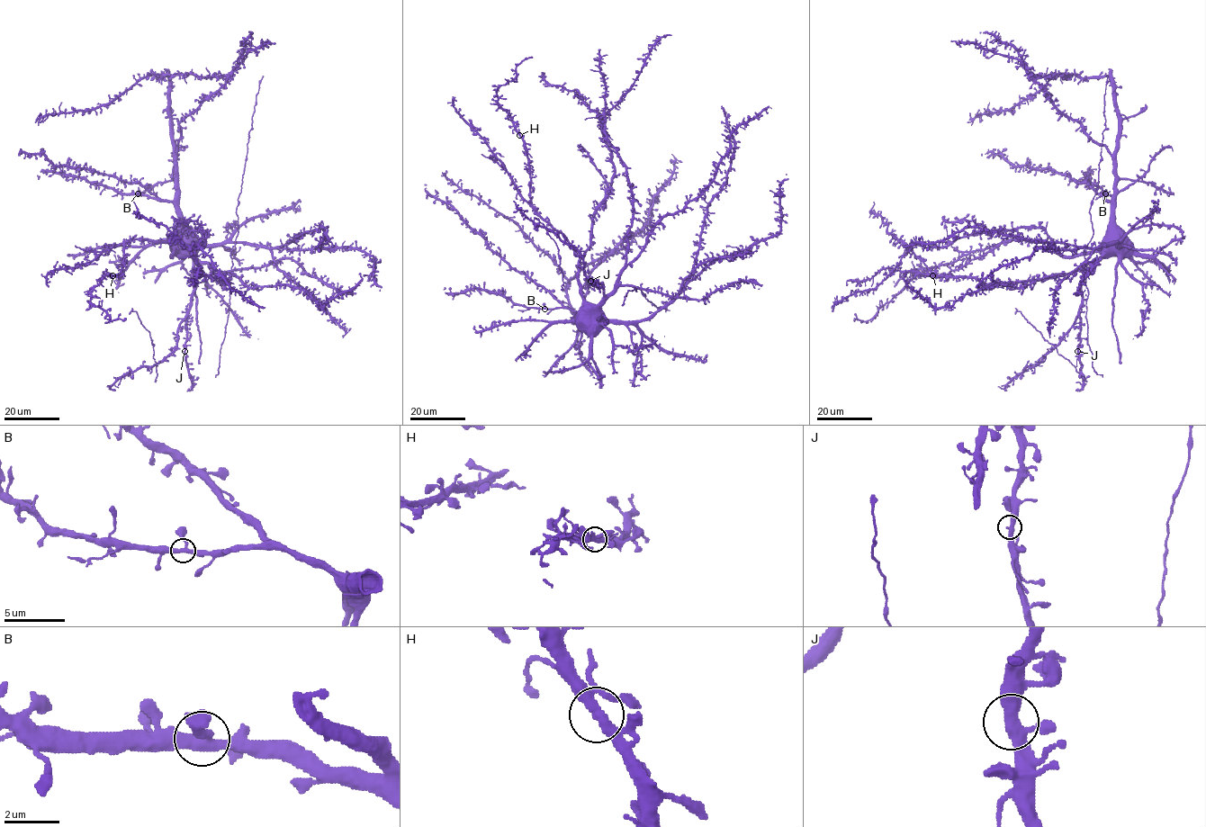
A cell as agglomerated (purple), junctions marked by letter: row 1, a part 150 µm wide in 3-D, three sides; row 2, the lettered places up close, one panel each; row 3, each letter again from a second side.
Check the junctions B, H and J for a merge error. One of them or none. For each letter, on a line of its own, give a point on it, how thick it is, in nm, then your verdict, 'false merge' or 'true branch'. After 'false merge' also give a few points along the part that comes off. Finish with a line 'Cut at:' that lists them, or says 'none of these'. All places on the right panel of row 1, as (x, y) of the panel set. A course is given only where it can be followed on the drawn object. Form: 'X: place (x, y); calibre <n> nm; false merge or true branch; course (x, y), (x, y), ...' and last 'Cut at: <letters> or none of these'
B: place (1105, 193); calibre 360 nm; true branch
H: place (932, 275); calibre 320 nm; true branch
J: place (1077, 351); calibre 340 nm; true branch
Cut at: none of these

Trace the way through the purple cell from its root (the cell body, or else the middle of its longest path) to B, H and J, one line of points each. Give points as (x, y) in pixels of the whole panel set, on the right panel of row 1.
B: (1106, 245), (1111, 204), (1104, 199), (1105, 193)
H: (1106, 245), (1065, 256), (1047, 243), (1010, 239), (947, 274), (931, 275)
J: (1106, 245), (1101, 249), (1102, 256), (1080, 283), (1077, 351)

